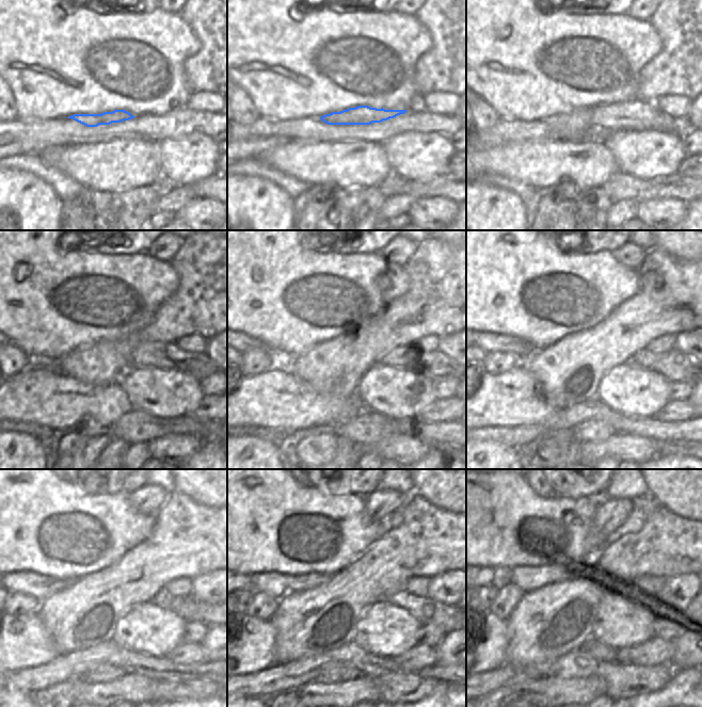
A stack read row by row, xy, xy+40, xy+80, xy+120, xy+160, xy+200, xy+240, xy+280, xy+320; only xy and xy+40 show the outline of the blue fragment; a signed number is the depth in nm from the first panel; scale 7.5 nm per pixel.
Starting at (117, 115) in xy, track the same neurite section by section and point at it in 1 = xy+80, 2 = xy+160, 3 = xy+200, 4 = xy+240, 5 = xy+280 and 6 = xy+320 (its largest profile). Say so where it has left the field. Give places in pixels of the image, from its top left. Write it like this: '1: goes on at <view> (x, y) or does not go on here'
1: goes on at xy+80 (638, 115)
2: goes on at xy+160 (435, 365)
3: goes on at xy+200 (674, 366)
4: goes on at xy+240 (189, 608)
5: goes on at xy+280 (427, 611)
6: goes on at xy+320 (682, 615)

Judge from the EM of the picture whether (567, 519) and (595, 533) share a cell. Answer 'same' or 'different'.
different

